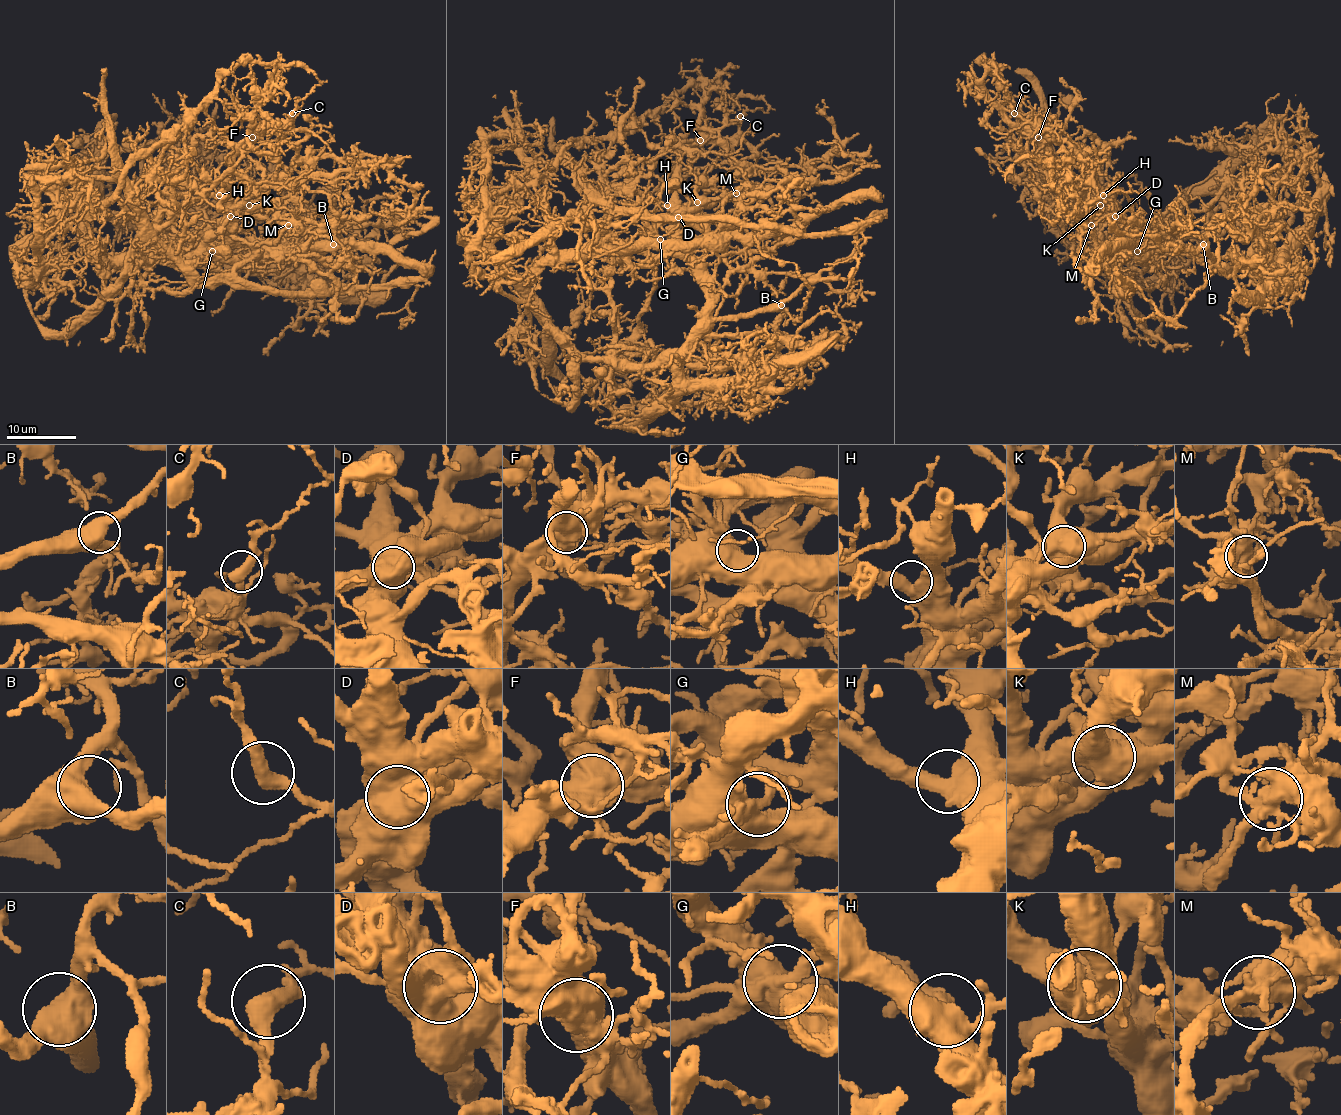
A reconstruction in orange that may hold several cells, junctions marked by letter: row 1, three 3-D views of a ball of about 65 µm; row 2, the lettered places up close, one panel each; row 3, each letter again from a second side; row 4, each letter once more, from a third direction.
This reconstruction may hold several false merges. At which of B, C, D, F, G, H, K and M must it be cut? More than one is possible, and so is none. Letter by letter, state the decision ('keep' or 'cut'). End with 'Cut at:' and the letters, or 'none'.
B: keep
C: cut
D: cut
F: cut
G: cut
H: keep
K: cut
M: cut
Cut at: C, D, F, G, K, M

